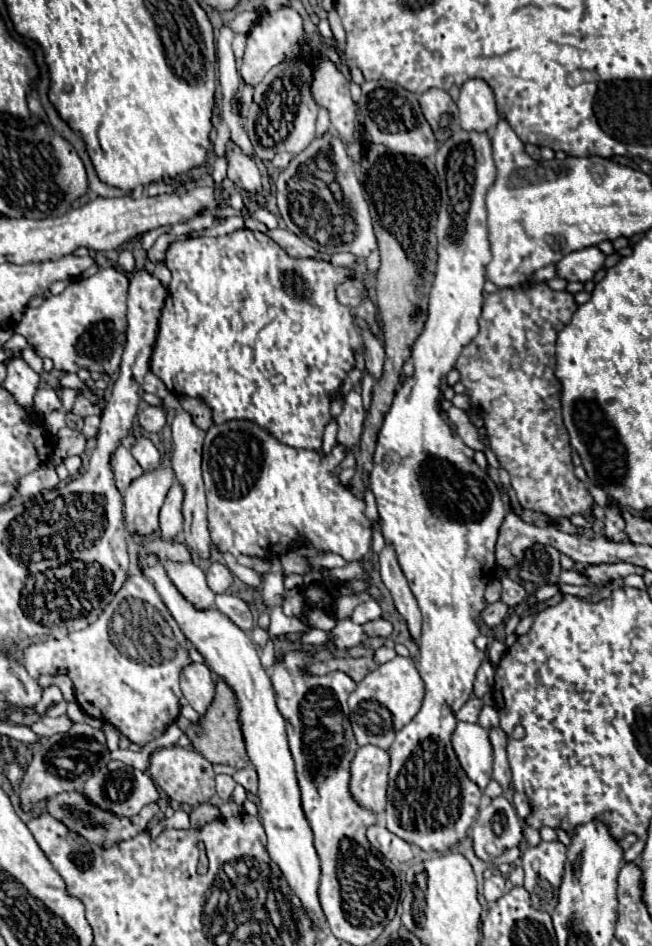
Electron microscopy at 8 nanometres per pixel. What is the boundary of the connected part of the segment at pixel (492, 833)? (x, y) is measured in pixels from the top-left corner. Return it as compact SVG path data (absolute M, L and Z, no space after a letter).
M503 796L491 800L491 804L477 814L473 824L473 848L475 854L483 860L483 852L489 856L499 856L503 850L509 850L521 842L523 822L519 820L511 802Z

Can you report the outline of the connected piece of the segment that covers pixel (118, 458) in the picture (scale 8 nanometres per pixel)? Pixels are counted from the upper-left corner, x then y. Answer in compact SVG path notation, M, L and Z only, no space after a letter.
M119 446L113 454L111 454L111 470L115 476L115 486L117 490L125 490L137 476L143 474L143 470L139 468L139 464L135 464L135 458L131 456L131 452L125 446Z

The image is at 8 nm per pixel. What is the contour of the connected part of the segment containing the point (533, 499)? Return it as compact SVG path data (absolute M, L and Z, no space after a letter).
M547 284L533 286L529 290L503 288L489 294L483 304L483 314L479 318L479 334L471 344L463 348L457 358L455 368L461 374L461 382L467 388L473 408L483 416L487 438L499 464L509 472L511 486L517 492L517 500L523 508L543 512L551 520L571 514L589 514L593 498L587 492L587 484L577 480L571 462L571 442L569 432L561 418L561 390L555 378L555 340L557 334L571 322L577 304L573 294L555 292Z

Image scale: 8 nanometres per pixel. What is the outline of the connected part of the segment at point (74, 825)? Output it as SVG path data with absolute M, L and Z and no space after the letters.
M73 790L73 792L61 792L57 796L51 796L47 800L47 812L55 820L59 820L61 824L65 824L71 832L75 832L81 838L85 838L89 844L101 846L101 848L111 848L113 844L129 840L129 836L133 838L133 836L141 834L147 828L147 824L151 822L151 818L157 816L159 806L157 804L147 804L137 816L125 818L125 816L117 816L117 814L113 814L109 810L103 810L103 808L95 806L81 790Z

